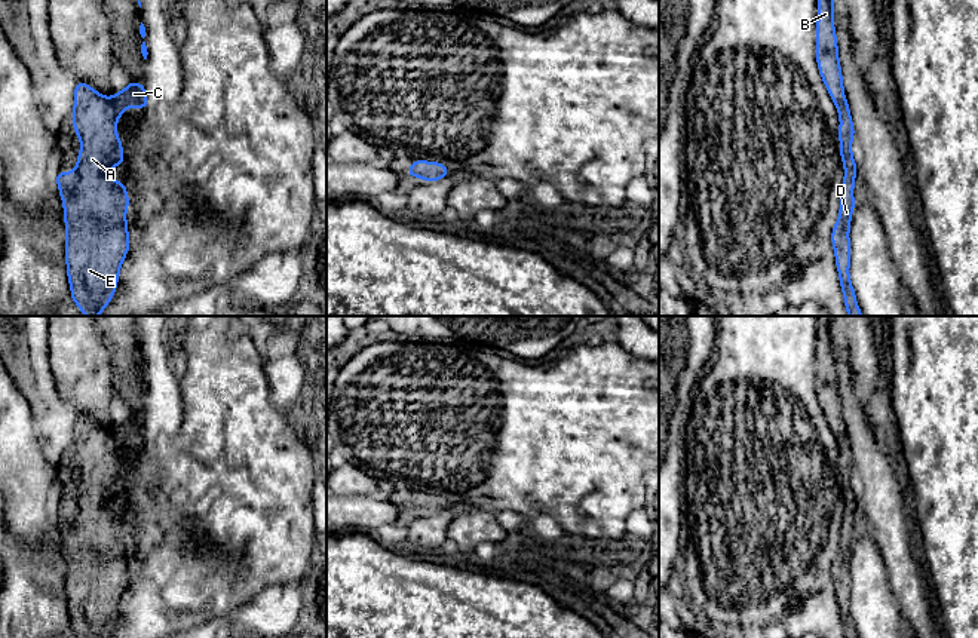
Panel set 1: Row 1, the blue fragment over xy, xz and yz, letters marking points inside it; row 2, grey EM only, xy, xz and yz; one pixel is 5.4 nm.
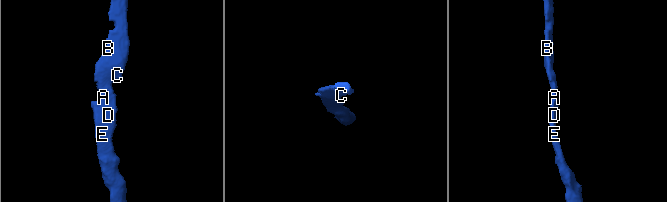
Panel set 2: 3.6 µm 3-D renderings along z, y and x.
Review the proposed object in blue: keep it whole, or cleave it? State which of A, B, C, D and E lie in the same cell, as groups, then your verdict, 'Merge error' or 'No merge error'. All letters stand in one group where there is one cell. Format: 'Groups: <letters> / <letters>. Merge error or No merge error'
Groups: A B C D E. No merge error

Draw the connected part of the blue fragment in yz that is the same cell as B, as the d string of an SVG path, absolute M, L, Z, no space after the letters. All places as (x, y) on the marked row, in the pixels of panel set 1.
M818 0L819 18L816 21L816 61L821 77L833 98L840 117L840 156L844 166L843 191L840 196L838 220L831 231L840 286L849 316L862 316L856 304L855 289L850 283L850 242L849 228L855 208L853 185L858 168L852 156L852 138L855 137L849 104L844 98L843 77L838 61L837 37L834 30L834 0Z

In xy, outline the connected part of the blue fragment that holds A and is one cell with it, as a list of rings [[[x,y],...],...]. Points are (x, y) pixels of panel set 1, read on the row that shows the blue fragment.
[[[129,80],[123,92],[114,91],[113,98],[107,98],[89,85],[77,82],[73,98],[73,125],[82,147],[76,171],[56,172],[55,178],[64,203],[65,261],[71,300],[83,315],[98,316],[114,297],[119,272],[131,246],[126,224],[126,209],[129,206],[126,185],[108,177],[108,171],[125,160],[116,123],[128,107],[145,110],[150,102],[145,98],[145,85],[131,83]]]

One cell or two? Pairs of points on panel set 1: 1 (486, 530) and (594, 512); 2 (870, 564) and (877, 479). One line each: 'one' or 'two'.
1: two
2: two

